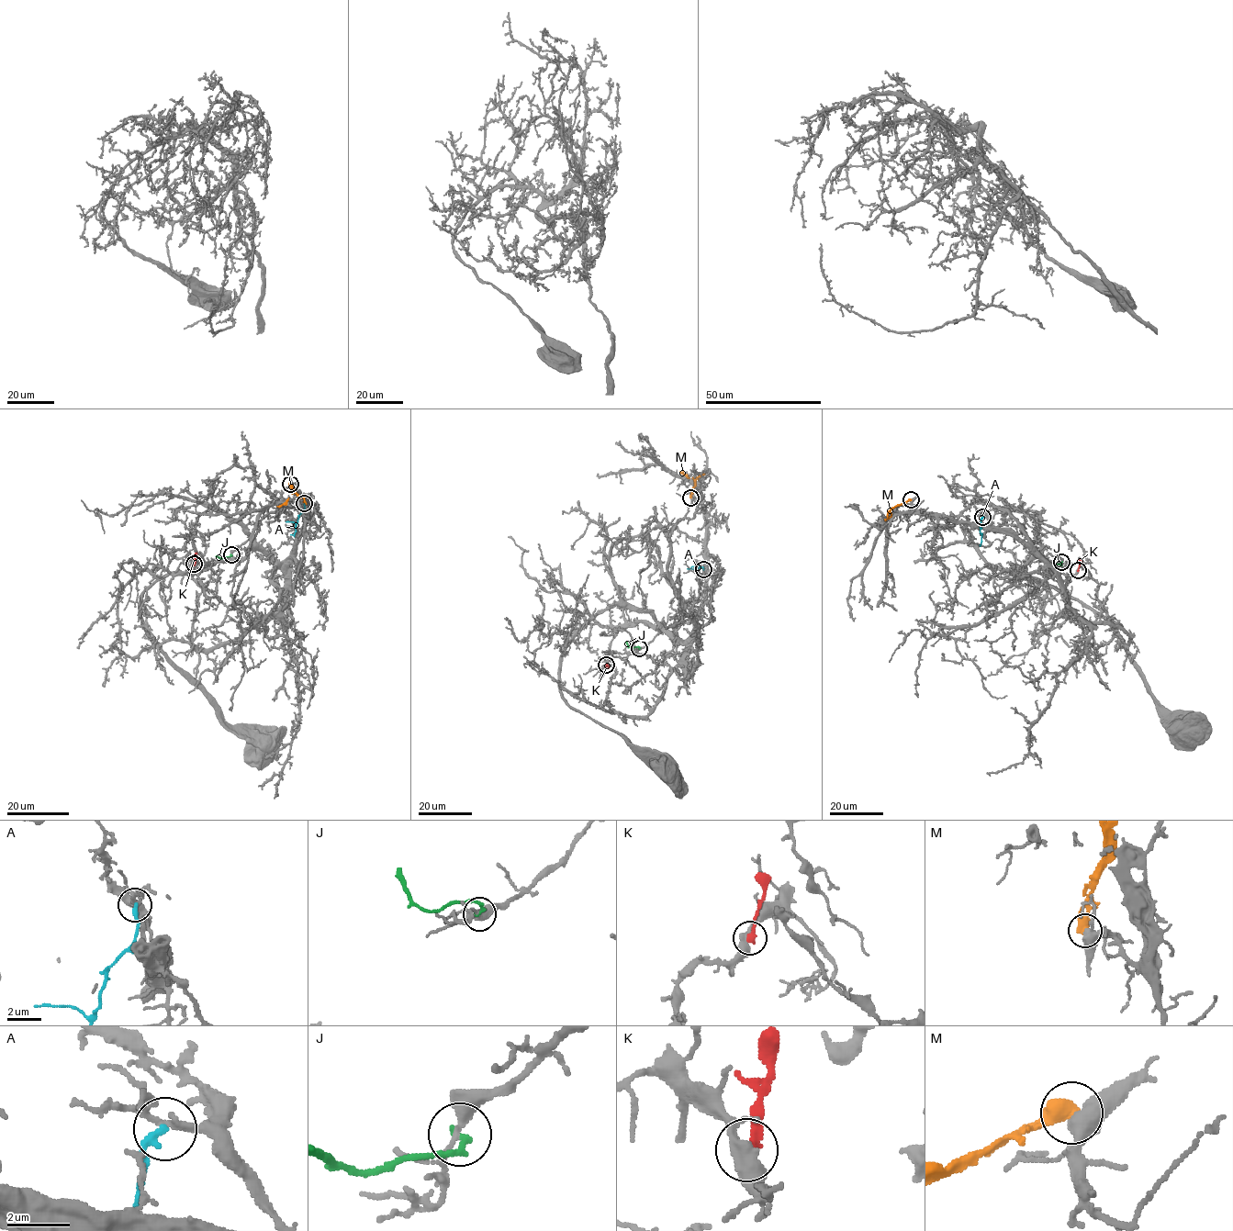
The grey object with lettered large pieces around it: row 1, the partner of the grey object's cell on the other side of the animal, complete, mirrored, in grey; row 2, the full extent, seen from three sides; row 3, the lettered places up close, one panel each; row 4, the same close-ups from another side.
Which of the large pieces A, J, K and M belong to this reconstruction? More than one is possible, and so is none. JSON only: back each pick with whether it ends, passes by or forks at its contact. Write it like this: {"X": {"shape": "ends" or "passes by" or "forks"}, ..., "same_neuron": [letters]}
{"same_neuron": []}

